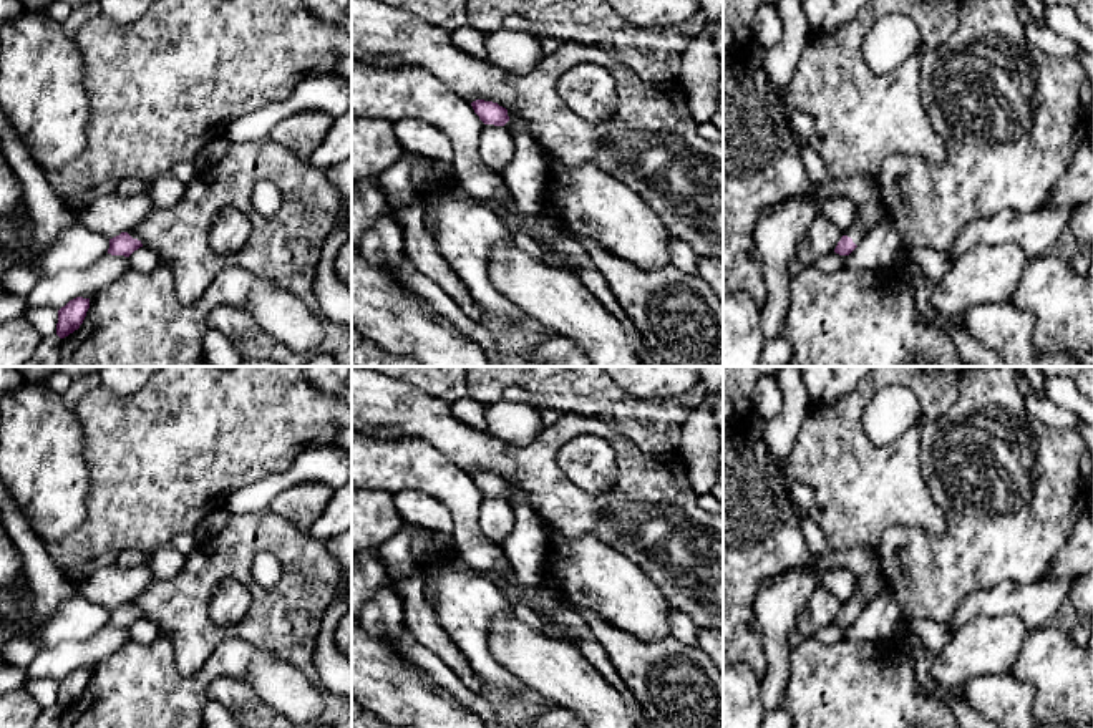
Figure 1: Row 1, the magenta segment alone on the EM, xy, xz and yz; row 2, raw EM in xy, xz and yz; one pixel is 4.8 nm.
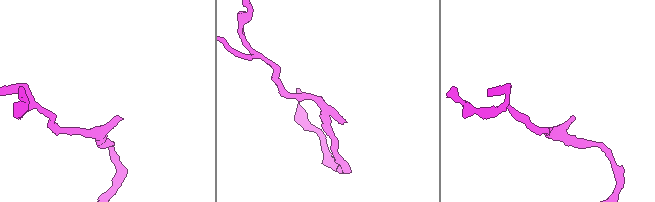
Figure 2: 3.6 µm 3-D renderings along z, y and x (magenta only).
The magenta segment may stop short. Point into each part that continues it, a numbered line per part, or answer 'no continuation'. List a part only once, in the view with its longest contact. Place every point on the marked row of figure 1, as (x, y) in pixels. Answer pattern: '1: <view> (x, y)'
1: yz (869, 214)

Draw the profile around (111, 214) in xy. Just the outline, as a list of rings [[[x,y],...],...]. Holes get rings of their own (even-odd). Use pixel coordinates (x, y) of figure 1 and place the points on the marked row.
[[[108,194],[90,202],[78,222],[113,239],[121,232],[136,229],[151,212],[153,206],[148,194],[131,197]]]

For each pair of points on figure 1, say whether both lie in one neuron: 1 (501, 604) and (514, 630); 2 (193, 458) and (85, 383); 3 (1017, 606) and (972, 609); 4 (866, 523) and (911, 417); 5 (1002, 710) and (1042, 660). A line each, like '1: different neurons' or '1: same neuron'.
1: different neurons
2: different neurons
3: same neuron
4: different neurons
5: different neurons

